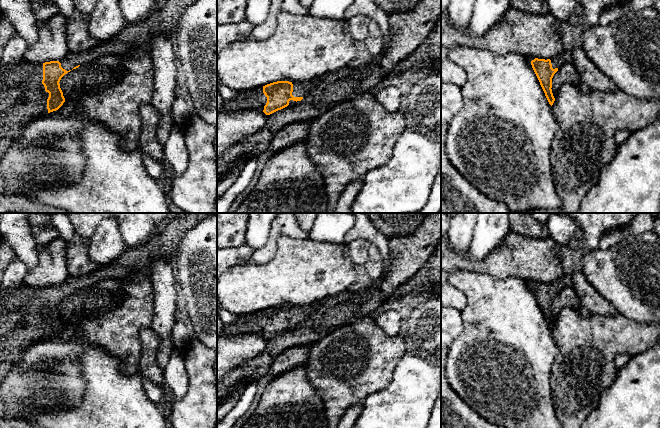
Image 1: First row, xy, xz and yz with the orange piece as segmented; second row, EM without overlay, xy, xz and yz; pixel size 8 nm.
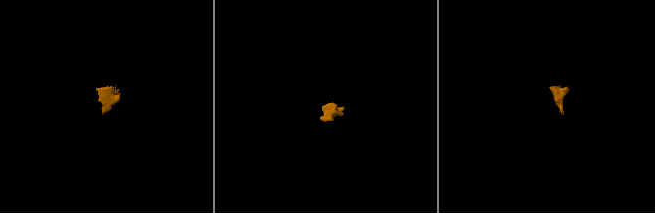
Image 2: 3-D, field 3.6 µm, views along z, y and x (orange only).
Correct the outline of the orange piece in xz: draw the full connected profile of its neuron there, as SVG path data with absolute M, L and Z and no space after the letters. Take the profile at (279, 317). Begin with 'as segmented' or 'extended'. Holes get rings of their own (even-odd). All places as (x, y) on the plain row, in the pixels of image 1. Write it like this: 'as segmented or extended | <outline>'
extended | M321 301L307 305L277 305L255 313L239 315L233 324L224 324L221 335L259 334L270 339L288 329L301 325Z

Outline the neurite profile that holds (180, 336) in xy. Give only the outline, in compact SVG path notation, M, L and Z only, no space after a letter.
M176 321L173 330L172 330L172 341L177 349L184 350L186 347L187 343L190 341L191 336L184 325L183 322L181 321Z

